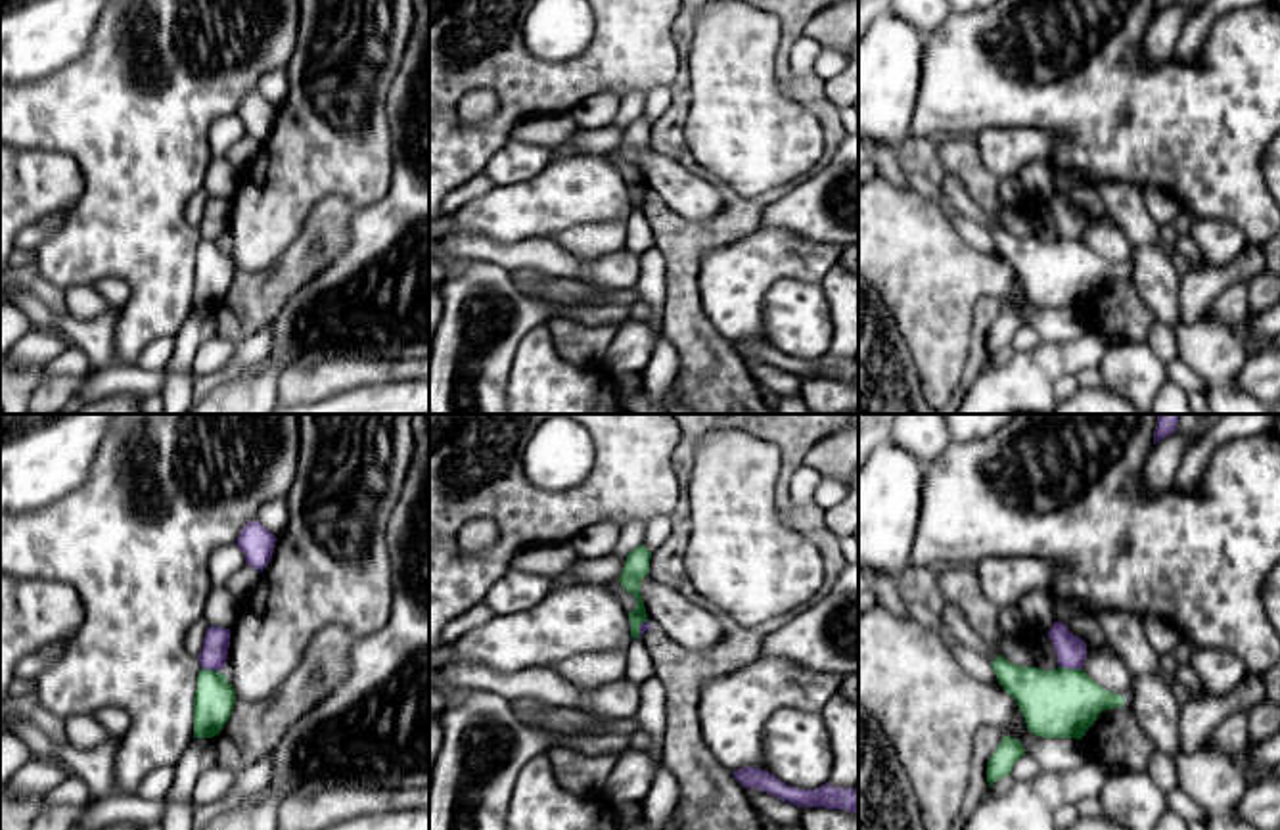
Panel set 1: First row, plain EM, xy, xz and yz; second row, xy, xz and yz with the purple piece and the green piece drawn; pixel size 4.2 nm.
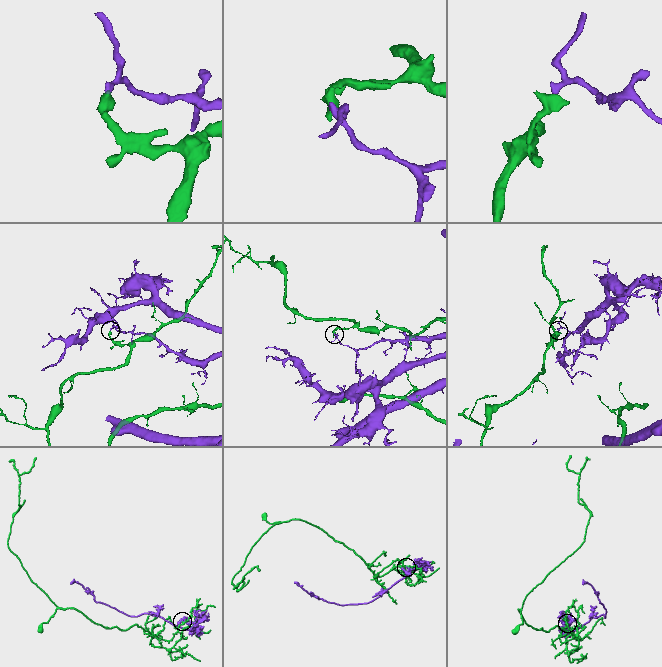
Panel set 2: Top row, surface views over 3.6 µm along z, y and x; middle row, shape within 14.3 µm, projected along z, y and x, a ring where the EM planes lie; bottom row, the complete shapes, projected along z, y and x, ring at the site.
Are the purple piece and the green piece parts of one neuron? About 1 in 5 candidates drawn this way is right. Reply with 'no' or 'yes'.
no

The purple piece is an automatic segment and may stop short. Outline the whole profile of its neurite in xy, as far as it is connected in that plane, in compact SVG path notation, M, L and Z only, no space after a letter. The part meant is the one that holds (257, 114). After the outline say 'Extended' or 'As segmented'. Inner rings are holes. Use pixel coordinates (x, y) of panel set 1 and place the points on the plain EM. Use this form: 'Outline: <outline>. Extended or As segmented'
Outline: M249 92L243 96L236 115L245 125L245 134L259 140L263 140L270 134L276 107L261 96L261 92Z. As segmented

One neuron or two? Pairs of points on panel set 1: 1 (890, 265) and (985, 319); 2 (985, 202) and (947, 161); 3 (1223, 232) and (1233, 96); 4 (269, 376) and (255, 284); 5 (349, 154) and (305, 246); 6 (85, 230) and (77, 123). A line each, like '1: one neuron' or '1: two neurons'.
1: two neurons
2: one neuron
3: two neurons
4: two neurons
5: two neurons
6: one neuron

